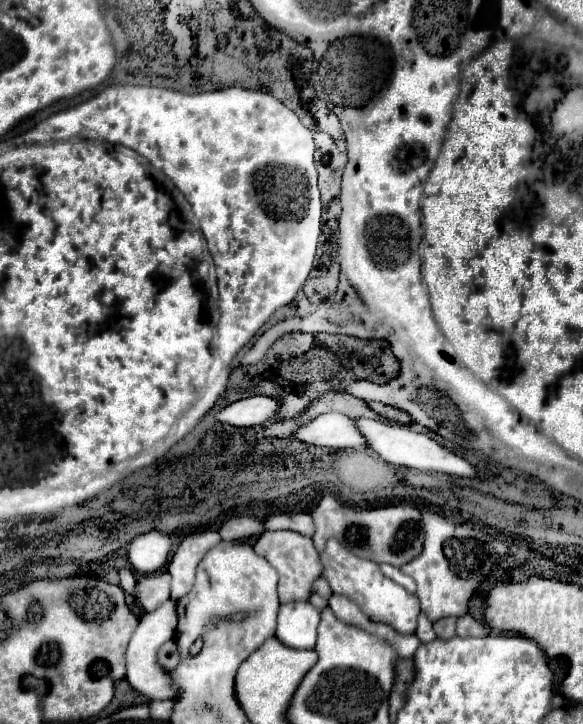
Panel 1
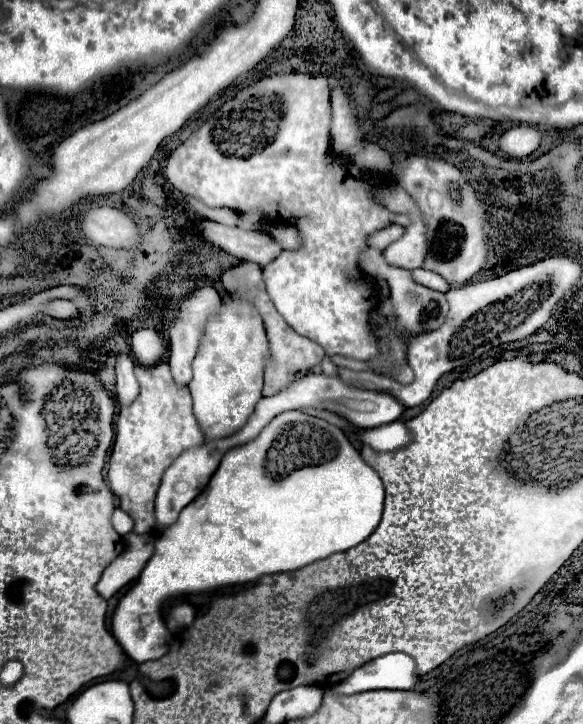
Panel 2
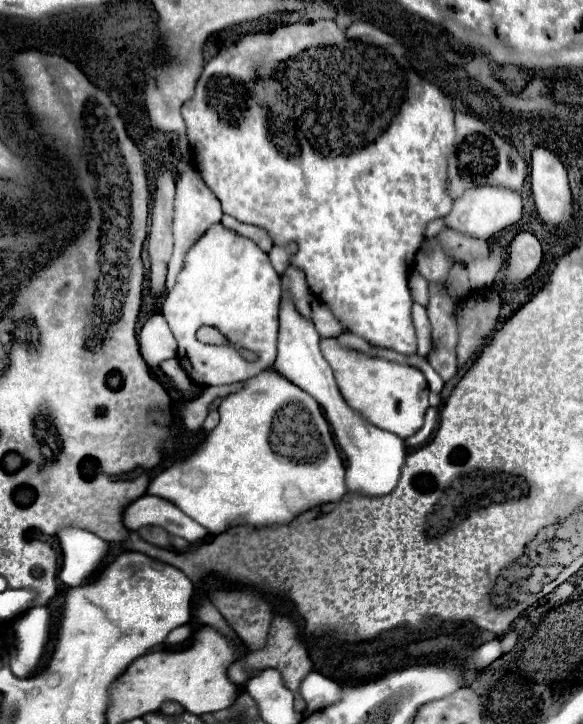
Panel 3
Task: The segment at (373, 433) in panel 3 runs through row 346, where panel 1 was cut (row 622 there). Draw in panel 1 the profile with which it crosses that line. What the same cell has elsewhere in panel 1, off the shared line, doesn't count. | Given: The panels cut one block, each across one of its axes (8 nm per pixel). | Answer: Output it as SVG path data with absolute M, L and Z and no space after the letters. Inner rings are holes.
M310 602L280 604L276 638L290 648L314 648L320 612Z

